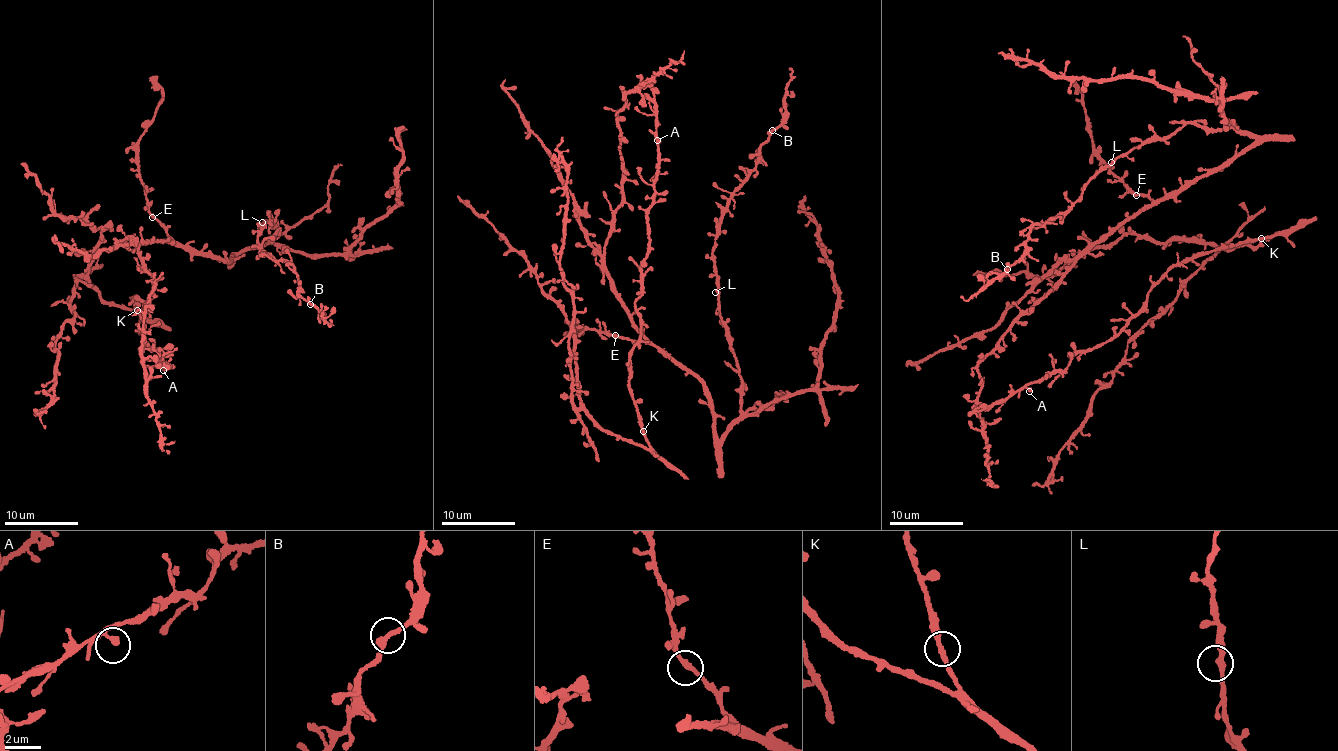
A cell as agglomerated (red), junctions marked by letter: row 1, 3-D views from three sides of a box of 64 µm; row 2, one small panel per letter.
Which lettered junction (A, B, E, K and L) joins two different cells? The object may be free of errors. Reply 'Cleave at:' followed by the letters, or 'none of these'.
Cleave at: none of these

